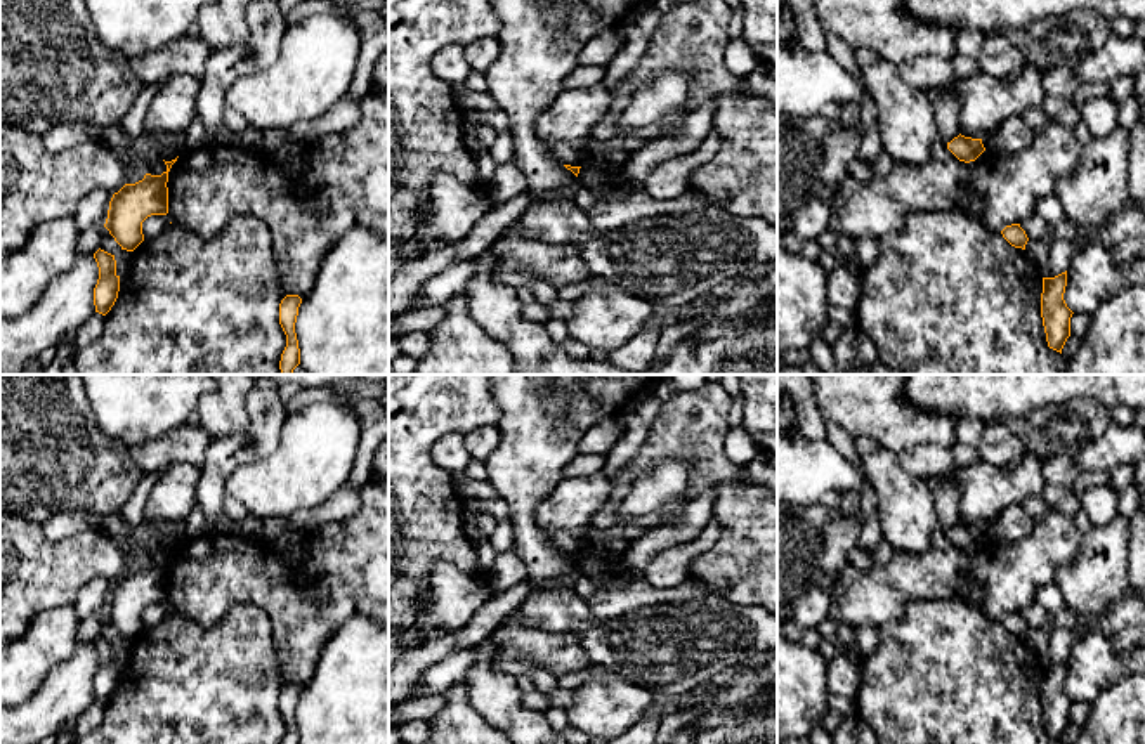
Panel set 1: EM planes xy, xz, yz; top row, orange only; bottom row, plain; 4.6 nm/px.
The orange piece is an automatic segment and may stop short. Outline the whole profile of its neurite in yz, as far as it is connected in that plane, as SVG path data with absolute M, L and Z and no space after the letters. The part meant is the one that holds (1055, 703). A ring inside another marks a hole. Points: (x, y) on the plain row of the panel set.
M1067 659L1055 666L1043 666L1041 706L1048 735L1060 741L1070 725L1072 699L1063 689Z

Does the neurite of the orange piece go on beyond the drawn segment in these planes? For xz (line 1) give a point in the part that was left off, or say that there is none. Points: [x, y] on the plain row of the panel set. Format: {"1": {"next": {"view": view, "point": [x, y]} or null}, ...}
{"1": {"next": null}}

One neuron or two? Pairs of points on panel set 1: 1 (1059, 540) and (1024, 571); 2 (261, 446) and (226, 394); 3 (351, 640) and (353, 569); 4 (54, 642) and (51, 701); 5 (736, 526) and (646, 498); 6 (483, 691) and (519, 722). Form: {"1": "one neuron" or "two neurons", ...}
{"1": "one neuron", "2": "two neurons", "3": "two neurons", "4": "two neurons", "5": "two neurons", "6": "one neuron"}

